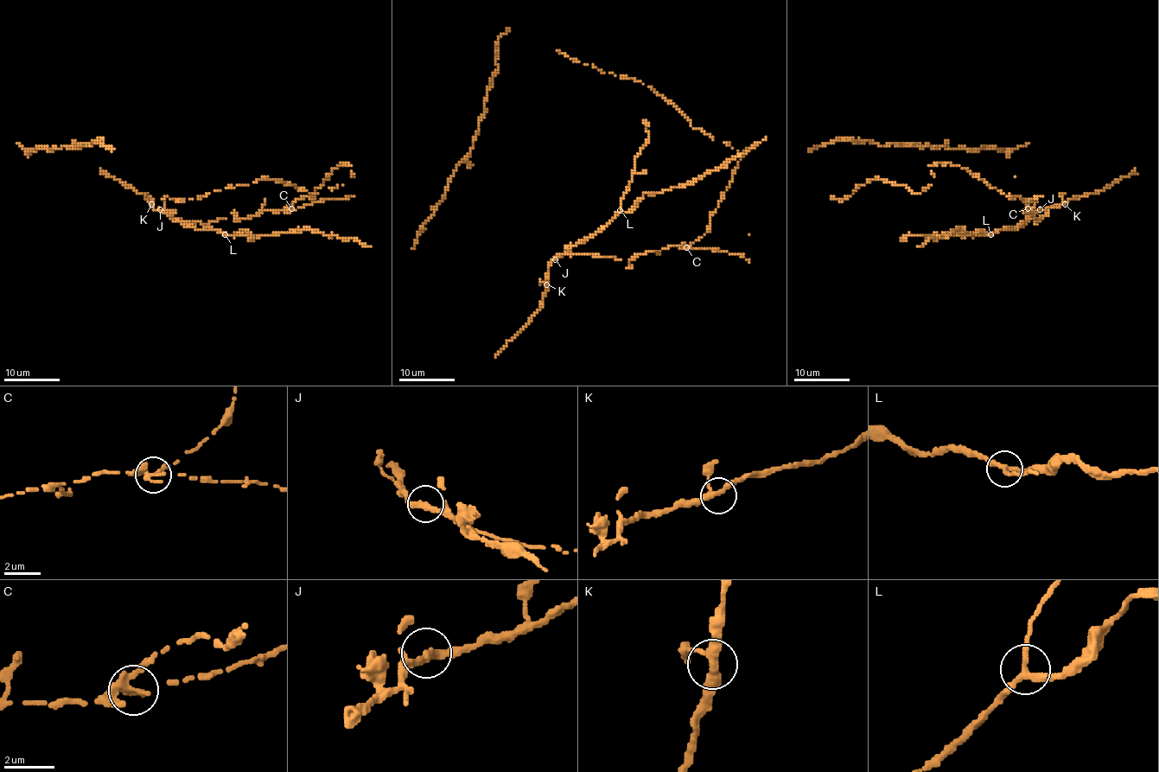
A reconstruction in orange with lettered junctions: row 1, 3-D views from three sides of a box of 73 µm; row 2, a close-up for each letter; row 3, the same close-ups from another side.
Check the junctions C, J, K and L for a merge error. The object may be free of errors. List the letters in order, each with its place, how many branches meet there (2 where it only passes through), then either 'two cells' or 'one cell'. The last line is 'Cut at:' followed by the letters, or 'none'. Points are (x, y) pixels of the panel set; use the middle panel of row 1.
C: at (686, 247); 3 branches meet; two cells
J: at (555, 259); 2 branches meet; one cell
K: at (546, 284); 3 branches meet; one cell
L: at (620, 210); 3 branches meet; one cell
Cut at: C

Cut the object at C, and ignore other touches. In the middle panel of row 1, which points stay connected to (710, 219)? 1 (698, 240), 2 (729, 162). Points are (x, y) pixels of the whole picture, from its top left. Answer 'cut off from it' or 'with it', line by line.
1: with it
2: cut off from it

